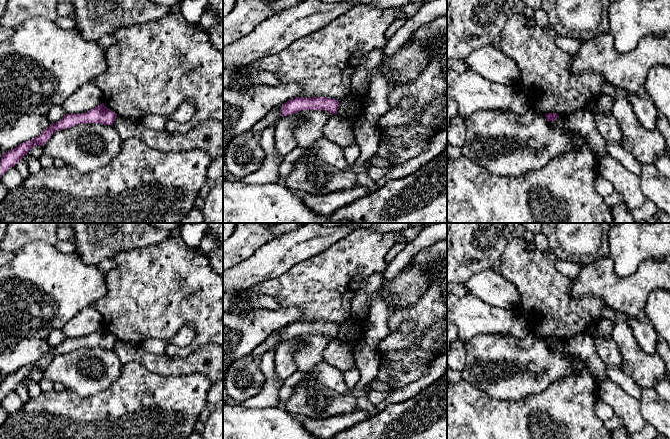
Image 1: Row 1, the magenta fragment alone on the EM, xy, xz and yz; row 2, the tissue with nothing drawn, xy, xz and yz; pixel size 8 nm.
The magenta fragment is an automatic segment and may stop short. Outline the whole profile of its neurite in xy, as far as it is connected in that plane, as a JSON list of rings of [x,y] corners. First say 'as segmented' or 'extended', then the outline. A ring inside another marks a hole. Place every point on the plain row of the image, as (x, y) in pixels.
as segmented; [[[104,327],[83,338],[66,338],[58,346],[52,347],[38,361],[23,366],[16,372],[5,376],[0,384],[0,403],[8,393],[14,391],[34,370],[43,370],[56,355],[86,347],[113,349],[117,341],[117,338],[108,333]]]

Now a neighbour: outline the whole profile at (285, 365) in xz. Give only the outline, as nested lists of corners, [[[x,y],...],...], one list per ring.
[[[296,338],[281,341],[275,348],[274,364],[275,375],[284,383],[295,371],[297,371],[295,361],[295,349],[297,347]]]

